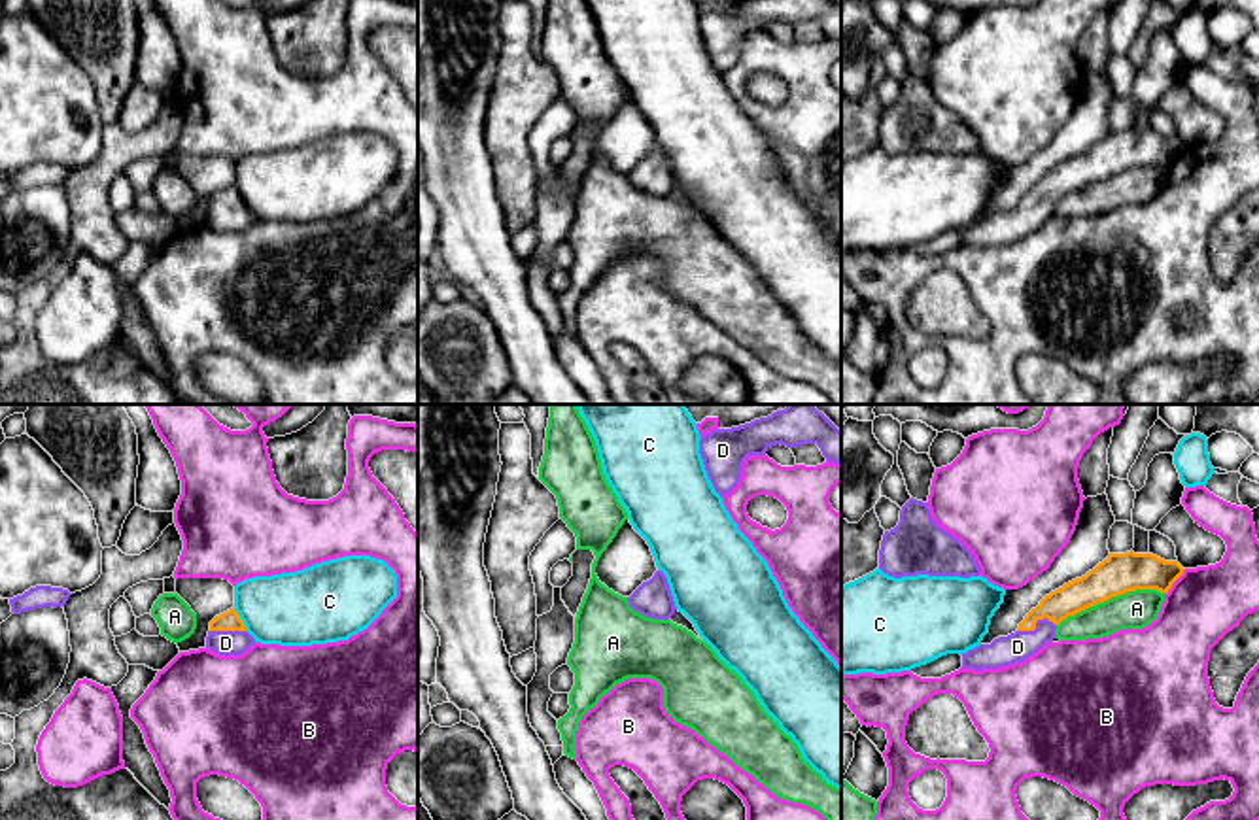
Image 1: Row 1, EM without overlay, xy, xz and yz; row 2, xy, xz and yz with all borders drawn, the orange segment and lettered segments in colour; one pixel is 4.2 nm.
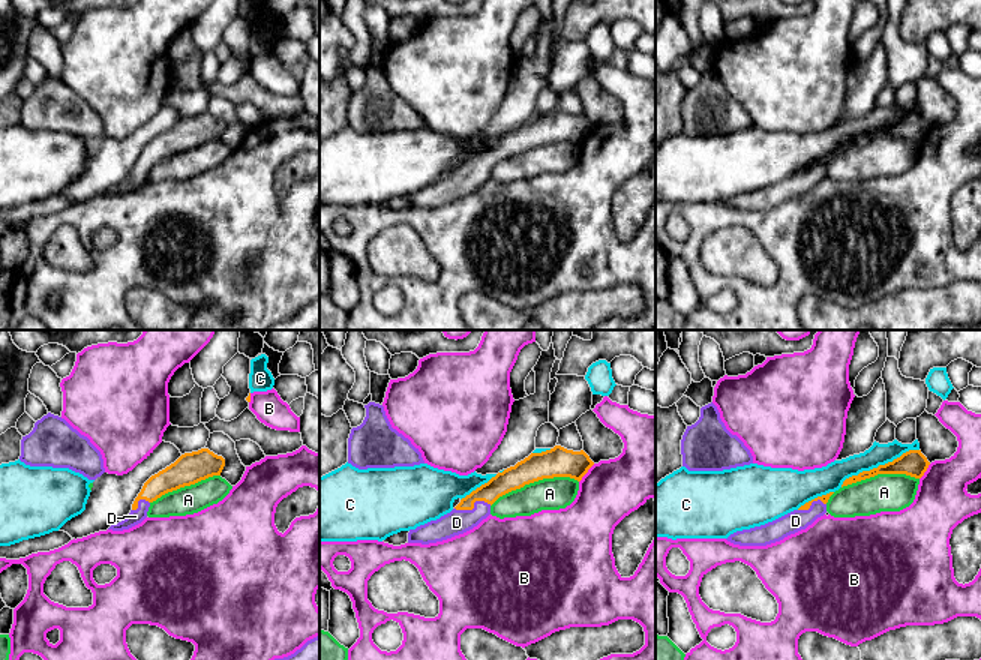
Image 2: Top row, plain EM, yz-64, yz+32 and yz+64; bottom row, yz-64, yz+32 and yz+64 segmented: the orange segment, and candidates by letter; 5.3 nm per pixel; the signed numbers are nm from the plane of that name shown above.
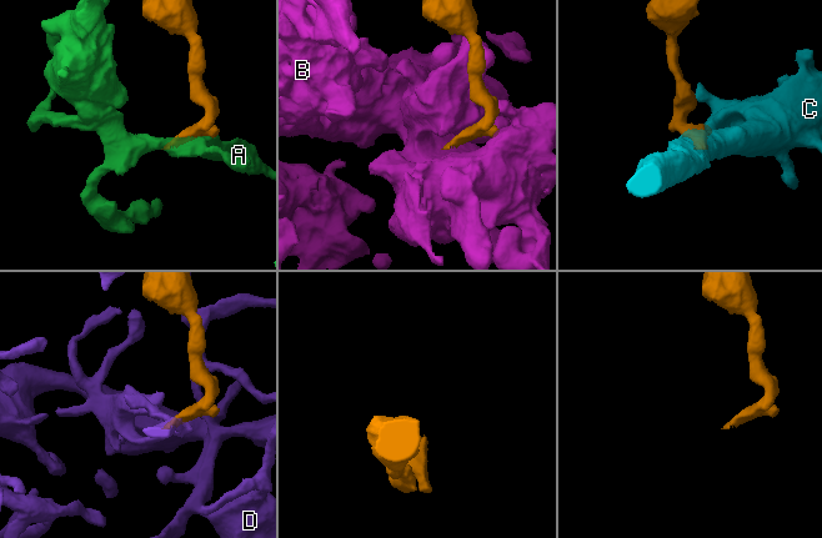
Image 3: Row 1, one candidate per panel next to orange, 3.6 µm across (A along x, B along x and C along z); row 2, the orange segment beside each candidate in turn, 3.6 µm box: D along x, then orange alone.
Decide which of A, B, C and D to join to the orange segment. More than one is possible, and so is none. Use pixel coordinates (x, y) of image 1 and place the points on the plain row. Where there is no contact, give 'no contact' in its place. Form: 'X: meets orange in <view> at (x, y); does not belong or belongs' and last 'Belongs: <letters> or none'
A: meets orange in yz at (1110, 174); does not belong
B: meets orange in yz at (1174, 157); does not belong
C: meets orange in xy at (241, 197); does not belong
D: meets orange in yz at (1034, 201); belongs
Belongs: D

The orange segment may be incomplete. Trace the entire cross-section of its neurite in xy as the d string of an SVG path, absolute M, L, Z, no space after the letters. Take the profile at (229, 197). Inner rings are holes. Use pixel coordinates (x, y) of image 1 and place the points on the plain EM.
M234 185L216 193L210 198L206 225L219 232L242 232L255 221L255 215L246 208Z

